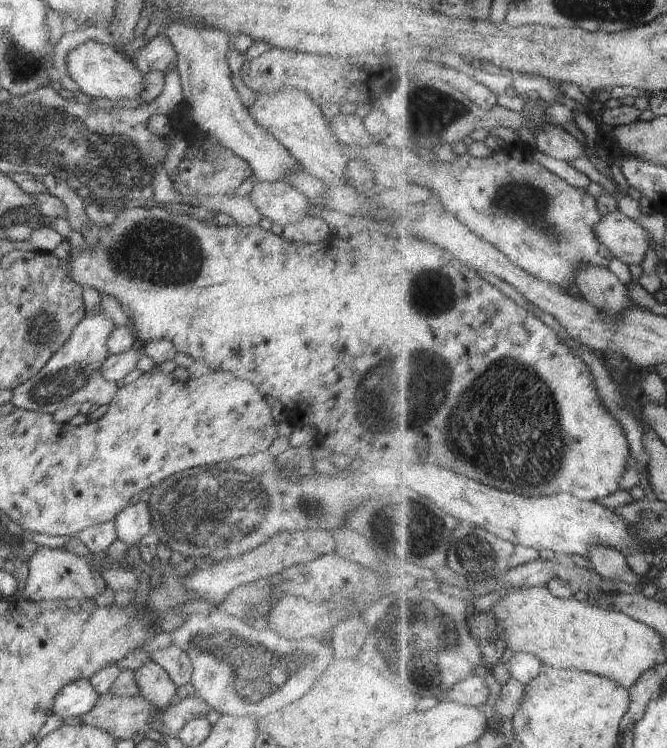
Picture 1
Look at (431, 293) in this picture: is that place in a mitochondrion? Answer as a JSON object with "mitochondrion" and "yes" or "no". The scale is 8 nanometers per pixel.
{"mitochondrion":"yes"}

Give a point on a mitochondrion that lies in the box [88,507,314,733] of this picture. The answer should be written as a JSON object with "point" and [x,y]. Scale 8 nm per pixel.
{"point":[257,680]}

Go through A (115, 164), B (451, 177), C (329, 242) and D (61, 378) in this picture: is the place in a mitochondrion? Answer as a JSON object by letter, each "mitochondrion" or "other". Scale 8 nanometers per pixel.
{"A":"mitochondrion","B":"other","C":"other","D":"mitochondrion"}

